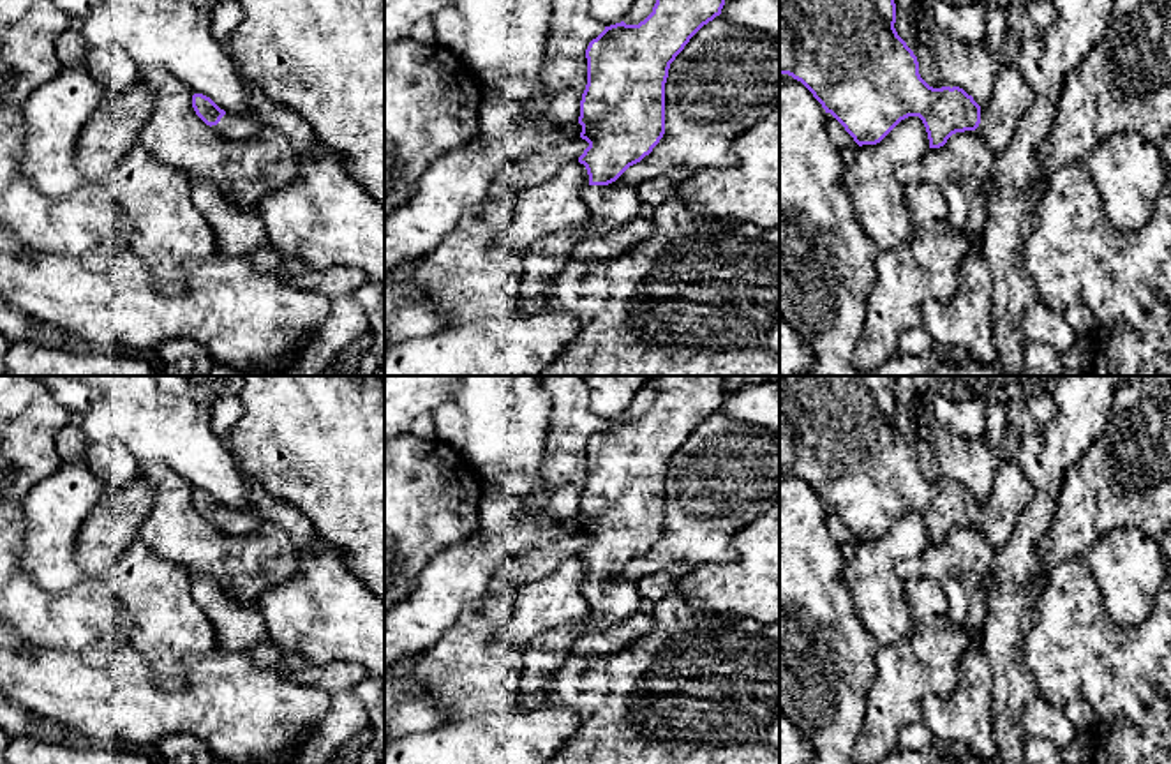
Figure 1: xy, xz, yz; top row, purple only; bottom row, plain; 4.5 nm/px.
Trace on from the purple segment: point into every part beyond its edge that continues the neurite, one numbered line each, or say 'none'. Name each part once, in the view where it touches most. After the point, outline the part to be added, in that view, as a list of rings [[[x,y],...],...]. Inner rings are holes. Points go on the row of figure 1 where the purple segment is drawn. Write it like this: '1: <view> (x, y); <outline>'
1: xz (609, 207); [[[587,185],[586,219],[570,231],[536,240],[524,254],[522,307],[518,312],[545,311],[550,282],[570,261],[573,247],[638,217],[640,198],[635,185]]]

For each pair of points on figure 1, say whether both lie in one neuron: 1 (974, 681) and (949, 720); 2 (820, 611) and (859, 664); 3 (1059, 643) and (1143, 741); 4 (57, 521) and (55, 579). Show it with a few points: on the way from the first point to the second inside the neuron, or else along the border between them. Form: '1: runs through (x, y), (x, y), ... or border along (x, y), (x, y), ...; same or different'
1: runs through (974, 690), (974, 696), (958, 711); same
2: runs through (835, 621), (838, 643), (845, 650); same
3: runs through (1083, 666), (1134, 717); same
4: runs through (55, 535), (55, 565); same

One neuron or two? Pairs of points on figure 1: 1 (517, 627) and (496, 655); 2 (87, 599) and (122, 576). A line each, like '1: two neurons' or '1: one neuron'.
1: two neurons
2: two neurons

